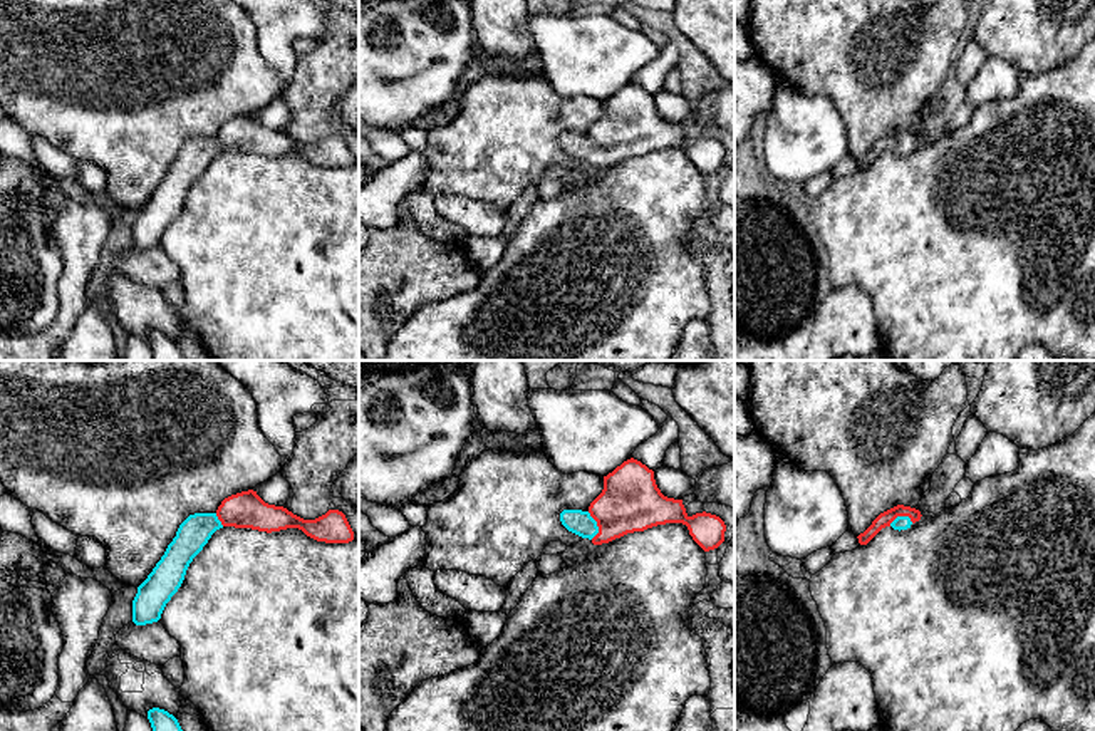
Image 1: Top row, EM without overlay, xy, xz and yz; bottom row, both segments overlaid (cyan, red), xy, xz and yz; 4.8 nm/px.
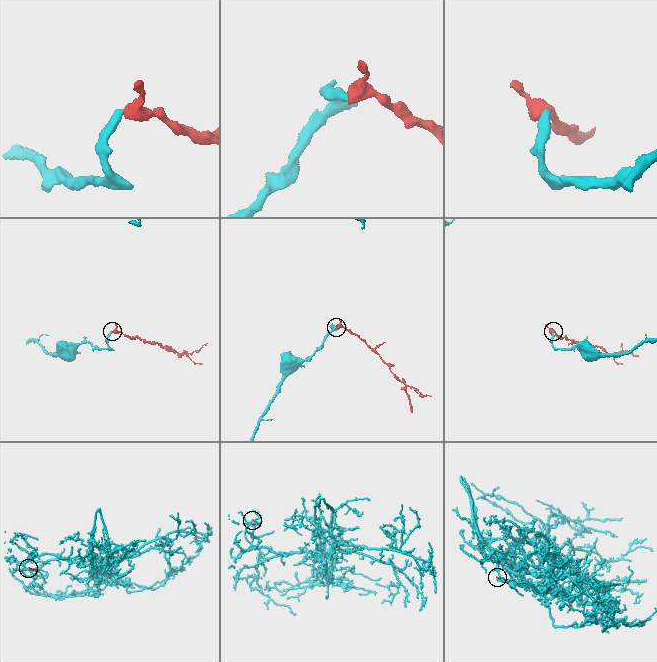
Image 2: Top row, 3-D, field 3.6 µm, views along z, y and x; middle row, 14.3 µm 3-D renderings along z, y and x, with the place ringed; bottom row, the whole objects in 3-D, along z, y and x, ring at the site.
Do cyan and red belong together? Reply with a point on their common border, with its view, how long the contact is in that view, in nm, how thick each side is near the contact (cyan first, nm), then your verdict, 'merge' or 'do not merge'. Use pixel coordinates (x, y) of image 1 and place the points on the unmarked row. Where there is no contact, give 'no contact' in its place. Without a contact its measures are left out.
contact xz (596, 150); length 140 nm; calibres 120 and 280 nm; merge

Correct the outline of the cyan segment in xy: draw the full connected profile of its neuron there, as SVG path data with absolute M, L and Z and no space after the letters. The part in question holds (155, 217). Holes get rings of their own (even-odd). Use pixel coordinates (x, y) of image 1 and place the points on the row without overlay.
M253 114L231 119L221 126L215 137L195 137L179 149L161 184L138 211L132 225L132 246L136 250L153 248L161 243L166 228L181 211L193 183L203 174L211 159L223 151L267 158L298 153L307 161L325 168L349 168L354 164L354 156L339 134L329 134L315 144L304 144L283 131L265 127Z

